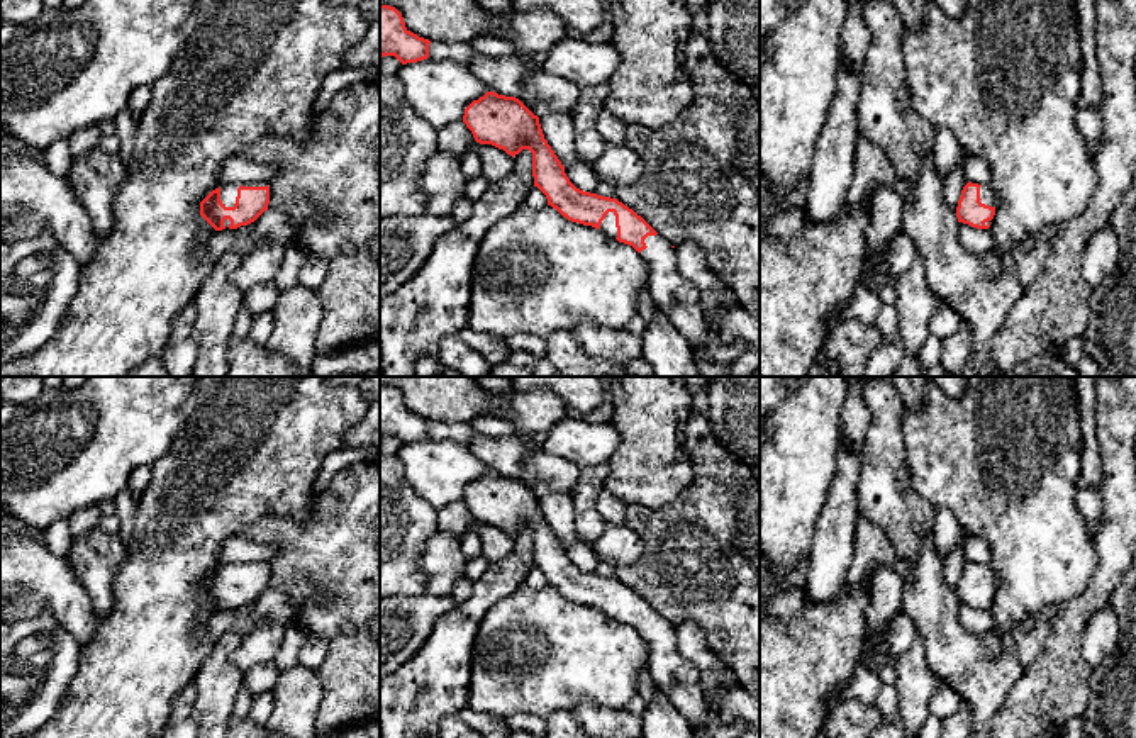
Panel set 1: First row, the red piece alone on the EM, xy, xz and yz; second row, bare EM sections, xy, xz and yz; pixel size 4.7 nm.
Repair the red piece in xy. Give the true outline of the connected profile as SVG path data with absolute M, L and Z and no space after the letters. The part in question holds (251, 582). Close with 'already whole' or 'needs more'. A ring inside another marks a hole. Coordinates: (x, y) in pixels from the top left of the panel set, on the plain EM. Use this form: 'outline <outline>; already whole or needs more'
outline M266 562L229 563L200 582L200 595L215 609L237 609L254 602L270 584Z; needs more

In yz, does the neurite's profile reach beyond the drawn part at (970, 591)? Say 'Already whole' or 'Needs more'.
Needs more

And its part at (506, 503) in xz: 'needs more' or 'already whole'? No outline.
needs more

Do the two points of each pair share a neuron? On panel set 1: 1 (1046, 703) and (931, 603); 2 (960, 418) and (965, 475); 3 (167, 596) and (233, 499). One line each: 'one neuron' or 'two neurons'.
1: two neurons
2: one neuron
3: one neuron

